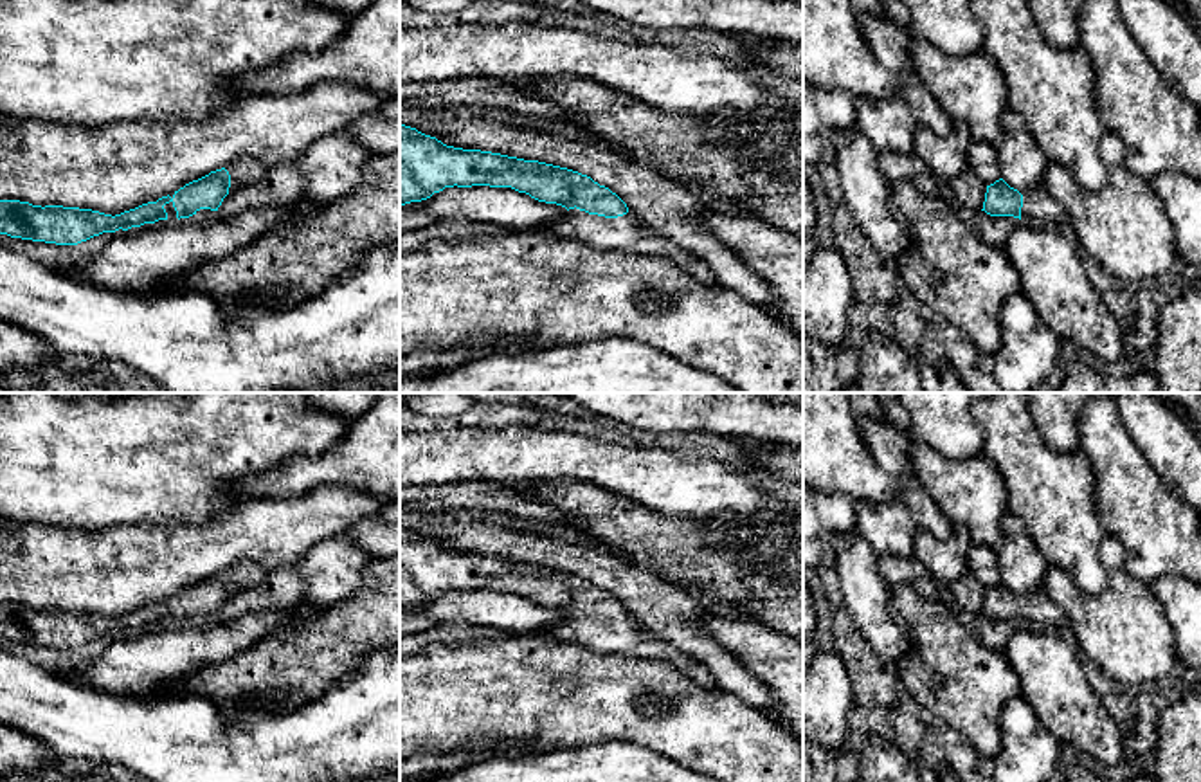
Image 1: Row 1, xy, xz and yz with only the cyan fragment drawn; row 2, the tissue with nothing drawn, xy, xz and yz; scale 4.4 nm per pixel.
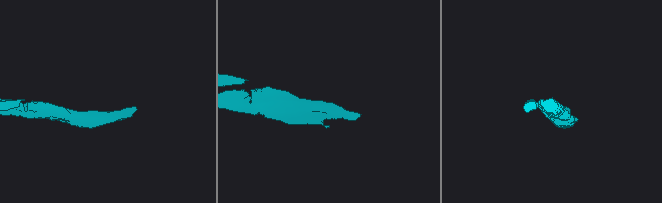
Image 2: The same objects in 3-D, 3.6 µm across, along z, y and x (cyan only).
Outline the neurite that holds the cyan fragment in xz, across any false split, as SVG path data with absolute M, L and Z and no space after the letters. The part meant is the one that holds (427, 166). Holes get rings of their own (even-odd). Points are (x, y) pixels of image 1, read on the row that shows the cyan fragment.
M400 123L400 205L421 202L445 187L511 187L567 209L558 234L596 250L619 249L663 256L691 277L717 283L706 261L655 234L609 187L578 171L481 150L447 146Z

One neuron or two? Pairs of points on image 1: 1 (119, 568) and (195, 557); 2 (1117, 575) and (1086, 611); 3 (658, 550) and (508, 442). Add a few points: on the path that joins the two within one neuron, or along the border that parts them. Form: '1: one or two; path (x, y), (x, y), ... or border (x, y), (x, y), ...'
1: one; path (137, 564), (177, 557)
2: one; path (1117, 586), (1097, 608)
3: two; border (575, 480), (589, 485)

